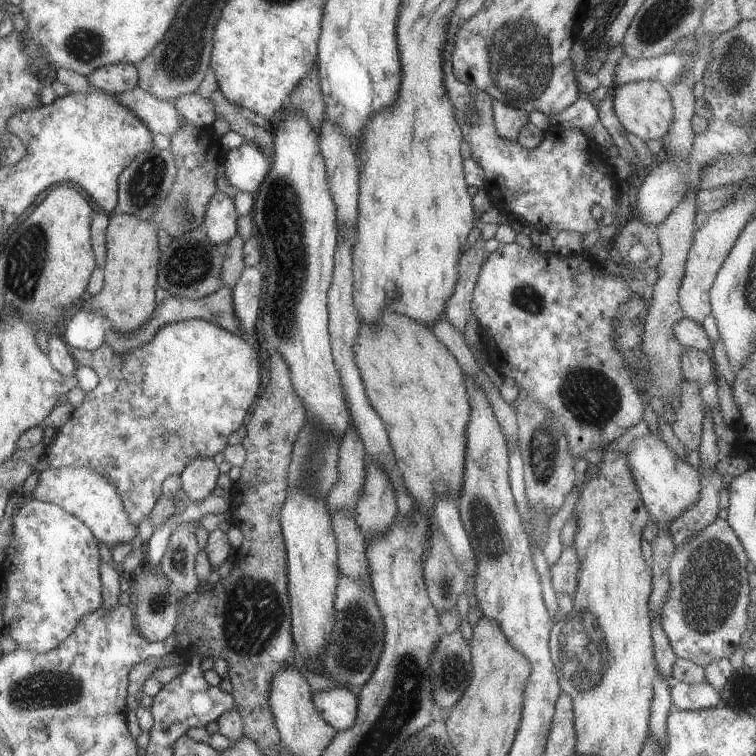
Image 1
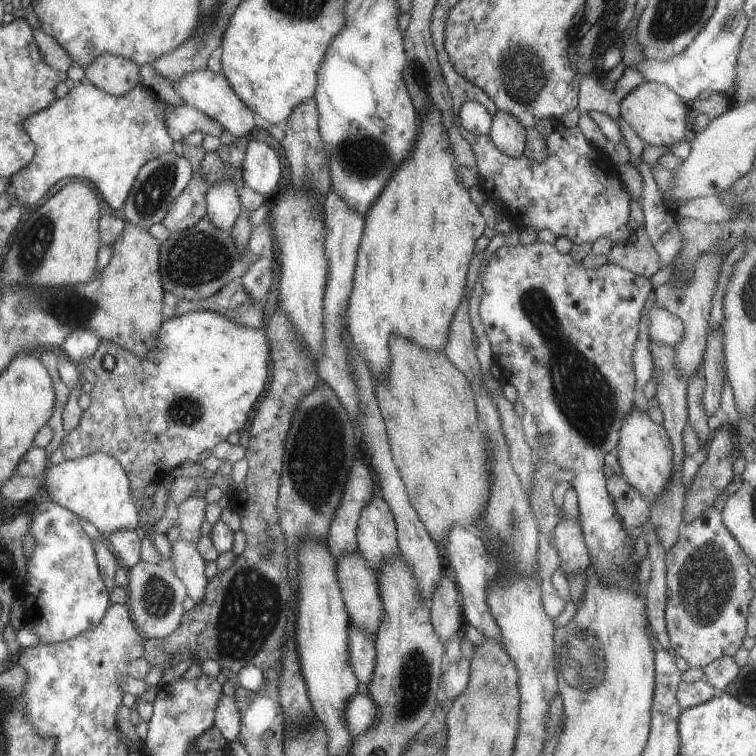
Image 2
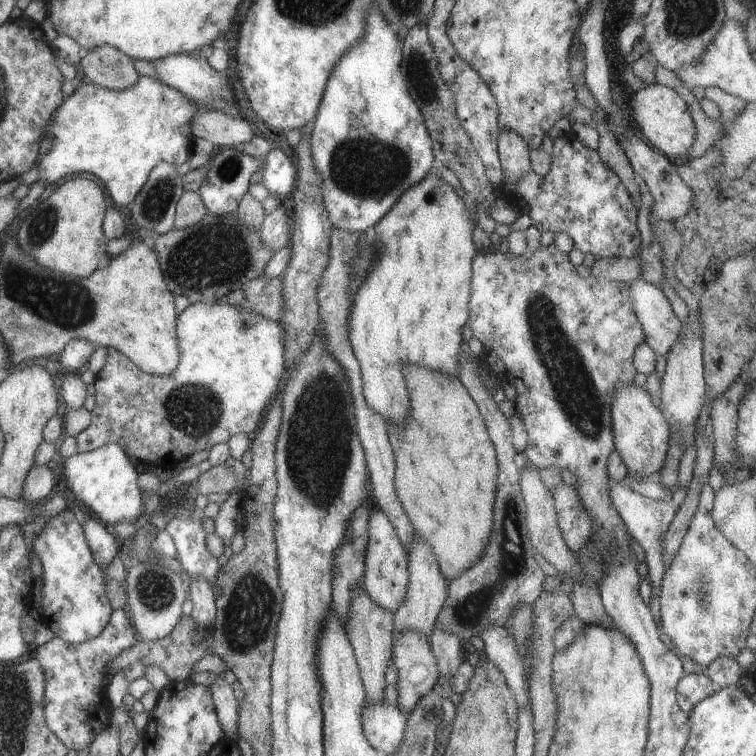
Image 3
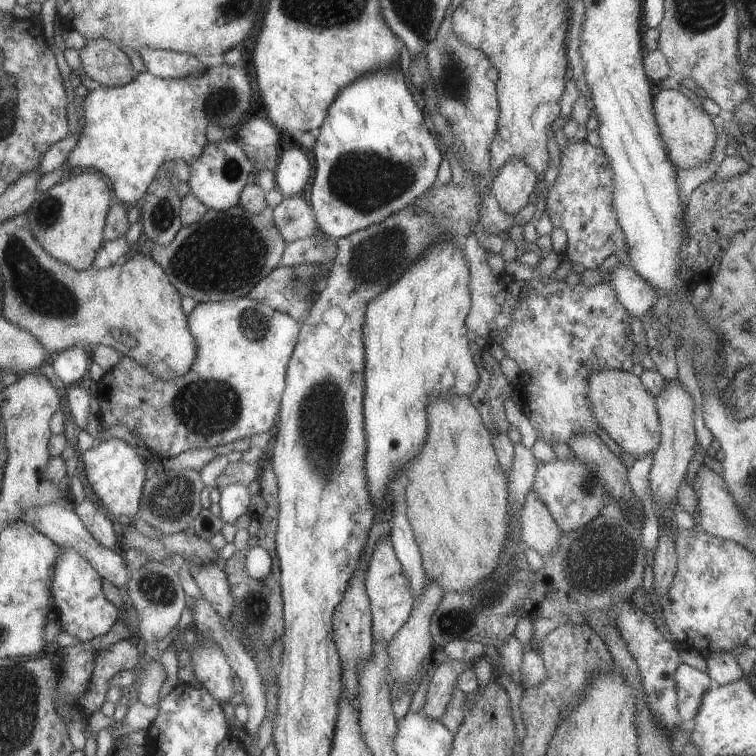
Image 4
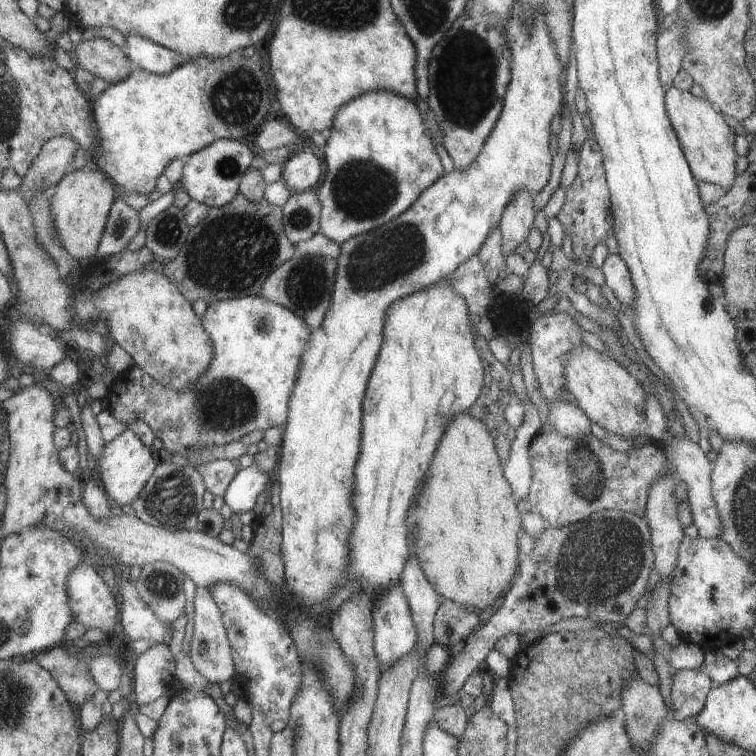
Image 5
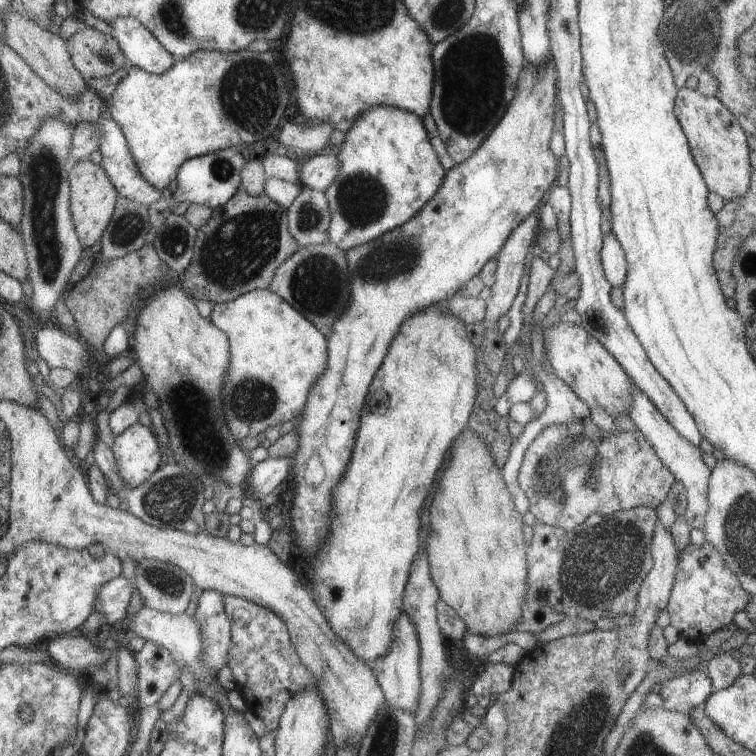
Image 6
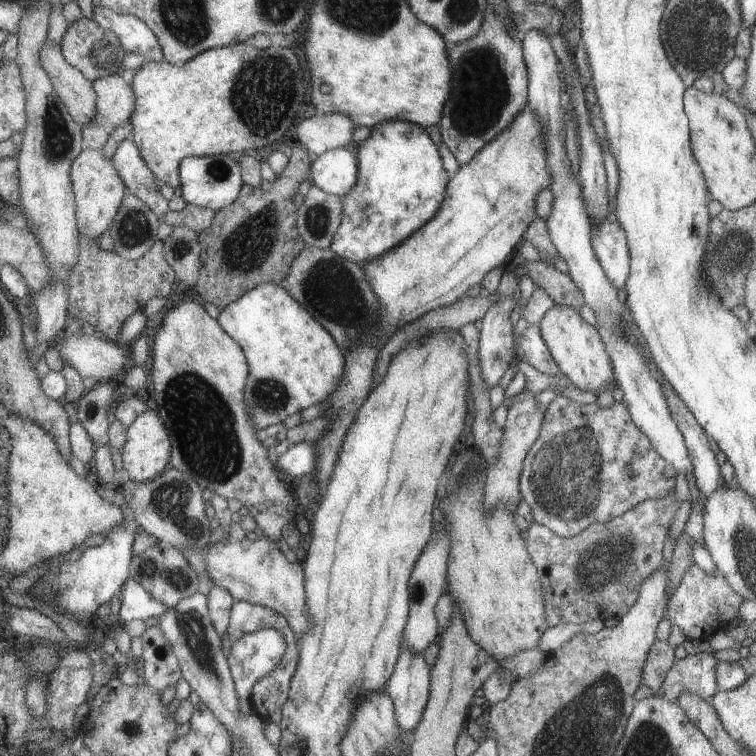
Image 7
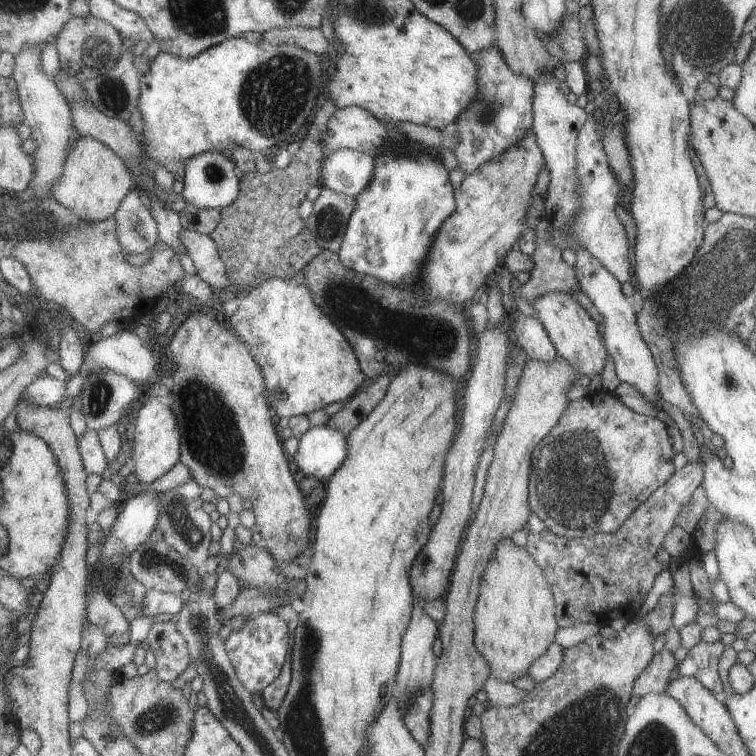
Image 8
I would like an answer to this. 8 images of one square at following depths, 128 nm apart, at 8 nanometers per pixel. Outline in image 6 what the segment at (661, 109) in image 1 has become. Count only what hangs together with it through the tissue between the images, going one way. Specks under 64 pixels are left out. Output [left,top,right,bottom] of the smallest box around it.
[673,87,751,201]

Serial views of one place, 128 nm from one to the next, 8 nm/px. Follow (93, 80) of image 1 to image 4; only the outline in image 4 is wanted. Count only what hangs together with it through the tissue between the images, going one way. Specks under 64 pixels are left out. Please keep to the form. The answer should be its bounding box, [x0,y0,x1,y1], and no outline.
[78,39,138,87]

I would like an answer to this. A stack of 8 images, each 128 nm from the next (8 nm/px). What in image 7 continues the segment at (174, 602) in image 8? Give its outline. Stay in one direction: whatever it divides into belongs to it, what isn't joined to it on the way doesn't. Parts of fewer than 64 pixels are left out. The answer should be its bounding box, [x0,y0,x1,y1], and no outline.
[114,577,167,624]

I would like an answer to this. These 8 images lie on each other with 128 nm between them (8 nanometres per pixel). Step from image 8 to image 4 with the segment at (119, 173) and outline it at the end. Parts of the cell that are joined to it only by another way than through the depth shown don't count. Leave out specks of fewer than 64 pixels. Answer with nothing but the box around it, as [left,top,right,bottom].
[24,174,111,271]

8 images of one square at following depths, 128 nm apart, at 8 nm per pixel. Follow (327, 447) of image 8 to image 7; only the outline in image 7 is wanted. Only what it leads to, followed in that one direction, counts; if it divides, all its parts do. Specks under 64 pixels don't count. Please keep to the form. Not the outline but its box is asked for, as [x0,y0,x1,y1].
[272,440,314,476]

